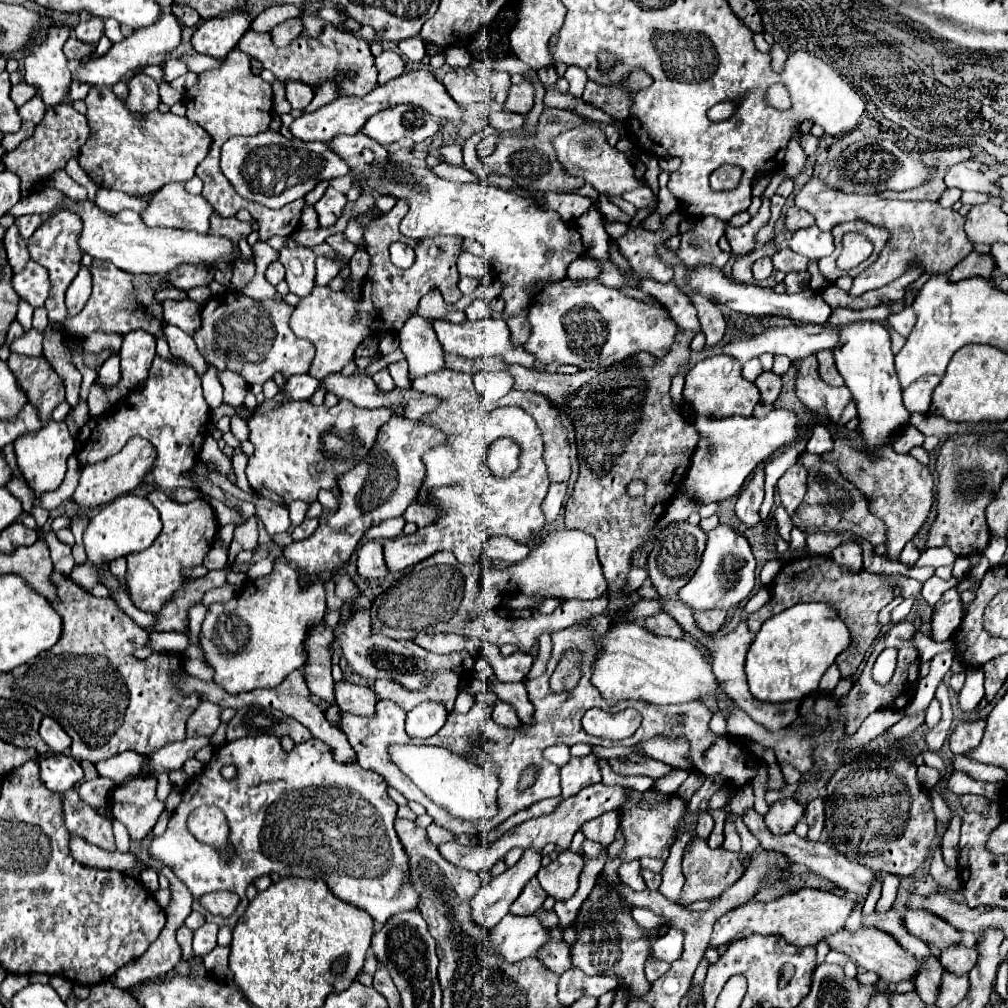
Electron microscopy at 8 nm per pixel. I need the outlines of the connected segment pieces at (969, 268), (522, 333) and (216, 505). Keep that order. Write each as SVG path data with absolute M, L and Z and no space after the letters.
M971 252L965 260L959 262L959 266L955 266L949 272L949 280L957 282L957 280L963 280L963 278L969 278L969 276L989 278L993 268L995 268L995 260L991 258L991 254L985 256L985 254L979 254L979 252Z
M529 306L507 320L507 326L511 330L511 340L515 346L523 346L523 342L527 342L527 334L531 334L531 326L527 326L527 310Z
M202 494L201 498L209 502L214 510L218 524L220 526L224 526L227 524L237 524L239 523L239 520L242 520L237 510L230 509L223 502L215 498L210 498L206 494Z

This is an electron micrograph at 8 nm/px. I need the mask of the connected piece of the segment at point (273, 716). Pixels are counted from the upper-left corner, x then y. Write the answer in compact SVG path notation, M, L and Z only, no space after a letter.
M247 706L235 712L235 716L227 724L227 742L233 742L237 738L245 736L257 736L257 734L275 734L283 736L289 734L297 744L311 738L309 730L299 724L295 718L273 710L273 708L261 708L261 706Z

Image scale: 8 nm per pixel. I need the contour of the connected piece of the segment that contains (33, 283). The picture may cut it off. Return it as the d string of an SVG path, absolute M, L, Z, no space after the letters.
M31 260L19 274L13 276L11 282L13 282L19 298L25 300L27 304L31 304L33 308L43 306L43 302L47 300L49 276L37 262Z

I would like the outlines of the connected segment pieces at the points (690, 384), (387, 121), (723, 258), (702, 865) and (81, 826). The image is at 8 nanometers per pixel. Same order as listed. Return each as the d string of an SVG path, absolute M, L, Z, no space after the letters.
M713 356L707 360L701 360L691 368L691 372L685 378L683 398L693 406L695 412L707 414L711 418L723 418L723 416L751 416L755 404L761 400L759 390L753 386L753 382L747 382L741 376L741 362L731 356Z
M399 104L371 116L363 126L363 132L385 146L401 138L423 142L439 128L439 122L433 120L433 116L427 114L423 108L413 104Z
M713 216L701 218L693 230L681 234L681 246L675 252L679 260L683 260L687 266L697 266L697 264L713 264L723 268L731 254L725 254L719 250L717 242L725 234L727 222L715 220Z
M693 838L687 846L687 852L683 856L683 874L685 874L685 886L683 896L679 896L679 906L687 906L695 900L713 900L717 898L725 888L735 884L743 876L743 864L739 862L735 852L729 852L725 848L709 848L703 838Z
M69 790L65 794L61 794L63 798L63 814L65 814L65 826L69 832L85 838L87 842L115 852L115 838L113 838L113 830L111 830L111 822L103 816L99 816L89 804L85 804L77 790Z

